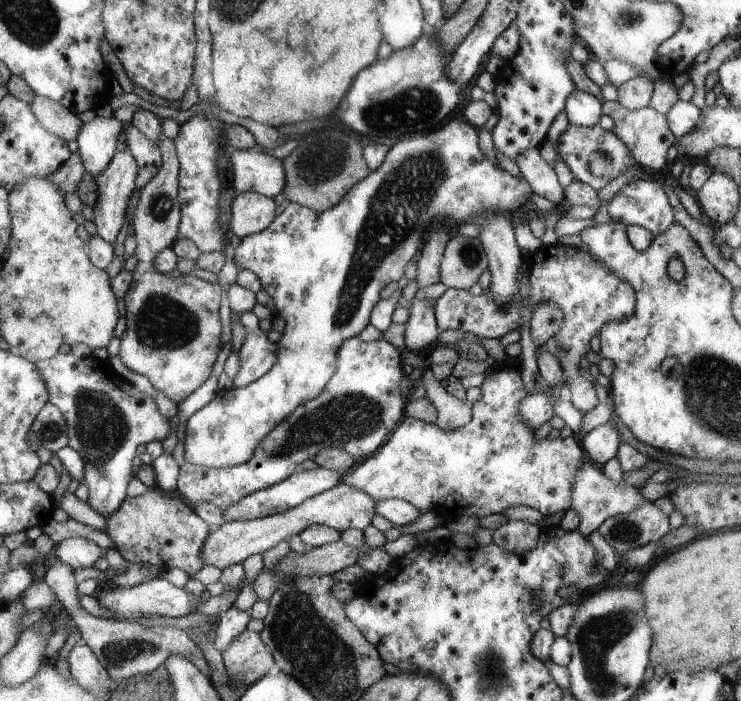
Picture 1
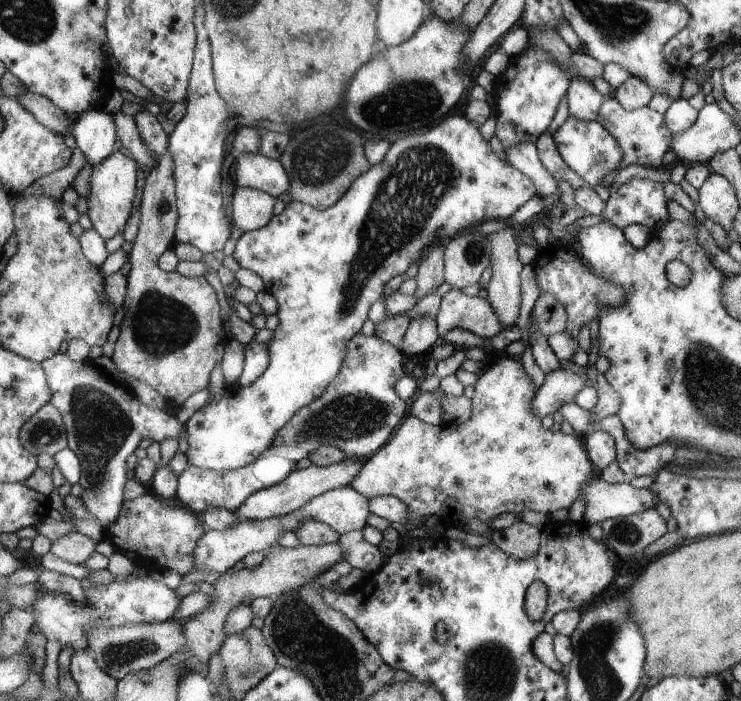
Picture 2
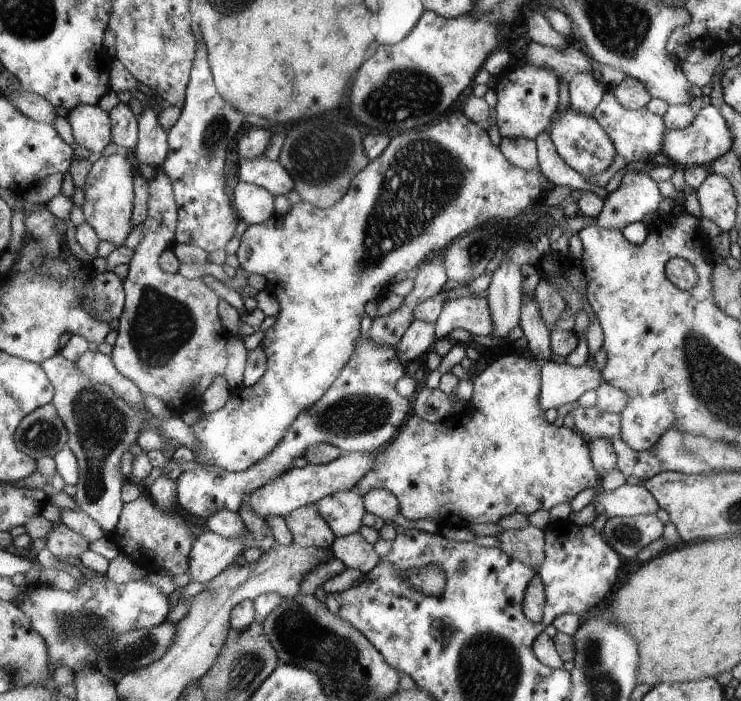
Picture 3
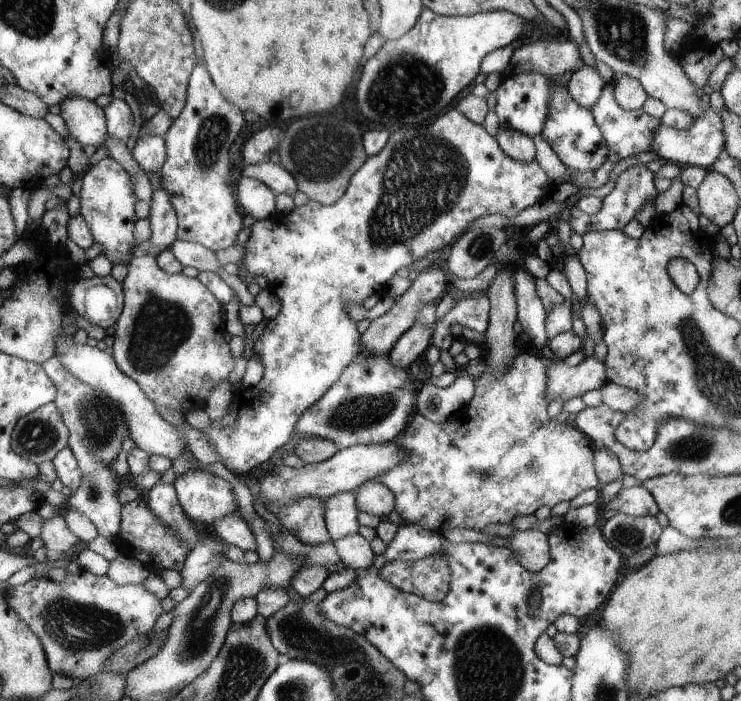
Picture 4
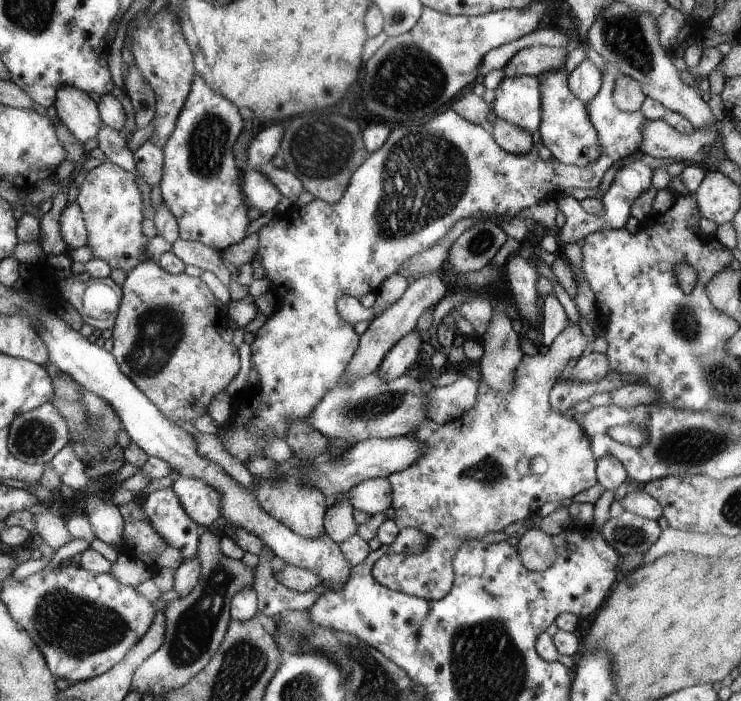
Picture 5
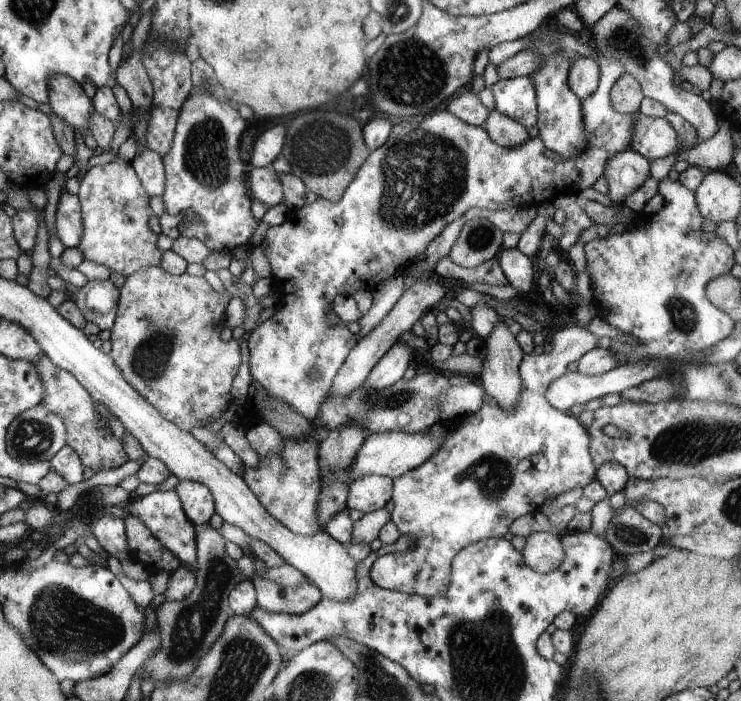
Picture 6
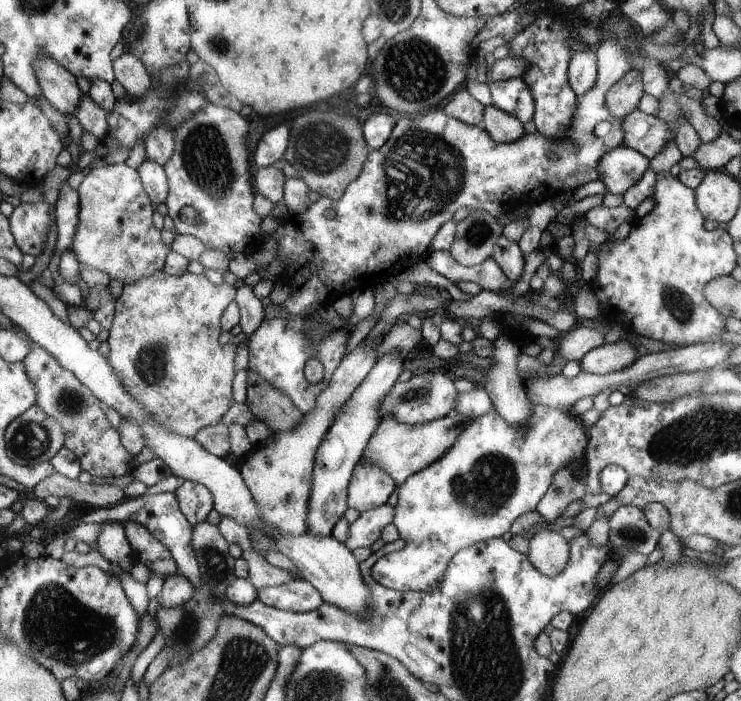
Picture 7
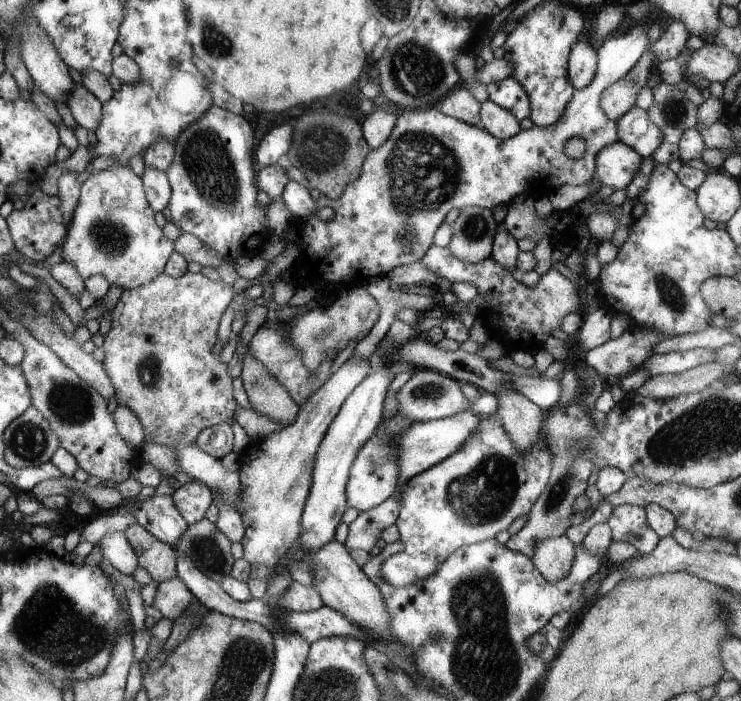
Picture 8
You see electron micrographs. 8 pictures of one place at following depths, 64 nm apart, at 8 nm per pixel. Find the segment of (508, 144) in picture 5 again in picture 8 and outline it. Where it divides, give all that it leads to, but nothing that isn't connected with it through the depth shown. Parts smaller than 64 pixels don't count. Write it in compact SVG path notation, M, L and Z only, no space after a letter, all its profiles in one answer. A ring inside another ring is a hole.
M492 100L481 103L480 120L477 126L489 131L500 140L512 138L522 130L516 116Z

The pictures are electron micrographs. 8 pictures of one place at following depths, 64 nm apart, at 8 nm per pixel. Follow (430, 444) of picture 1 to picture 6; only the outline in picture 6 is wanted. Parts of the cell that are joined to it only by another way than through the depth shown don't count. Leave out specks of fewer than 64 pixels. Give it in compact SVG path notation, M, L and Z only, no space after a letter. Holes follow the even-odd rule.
M574 322L567 327L560 328L555 331L555 334L552 338L552 350L550 354L535 354L529 353L525 354L523 362L520 362L519 365L519 374L523 380L523 389L520 392L520 398L514 406L512 412L504 412L498 402L484 393L484 404L482 408L476 412L476 414L471 414L468 418L461 418L456 422L453 427L448 429L448 432L444 434L444 442L440 444L440 450L428 460L424 462L420 468L416 470L410 470L408 474L400 476L400 478L392 479L394 482L394 492L392 493L392 502L394 502L394 509L391 513L391 521L396 525L396 528L400 531L401 535L410 536L410 540L416 540L414 546L410 546L408 550L404 552L388 553L380 557L372 566L371 566L371 578L379 584L384 589L390 589L392 591L400 591L402 593L407 593L408 595L420 595L428 596L428 598L434 598L434 596L444 596L446 590L448 590L448 584L451 582L451 573L452 573L452 562L456 557L456 554L459 554L464 548L470 546L471 543L482 541L483 539L488 539L490 537L503 537L510 524L524 516L525 514L530 514L530 512L540 511L540 506L552 498L552 496L560 496L568 490L574 490L574 488L584 488L587 484L590 484L594 480L594 474L596 472L596 466L594 466L593 458L591 455L591 437L590 432L586 430L585 426L582 425L578 419L571 415L570 412L564 412L556 409L551 406L546 399L546 390L552 382L556 381L556 378L560 378L567 372L567 366L570 362L580 360L589 350L597 347L598 338L588 329L578 326Z

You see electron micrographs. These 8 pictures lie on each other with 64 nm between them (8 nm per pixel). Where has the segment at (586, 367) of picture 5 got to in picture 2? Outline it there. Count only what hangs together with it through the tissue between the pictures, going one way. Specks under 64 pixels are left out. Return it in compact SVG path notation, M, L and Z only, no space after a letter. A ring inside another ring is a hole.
M561 367L552 374L544 374L544 383L532 398L532 412L538 418L554 414L563 404L574 403L576 394L586 387L592 387L588 376L570 369Z

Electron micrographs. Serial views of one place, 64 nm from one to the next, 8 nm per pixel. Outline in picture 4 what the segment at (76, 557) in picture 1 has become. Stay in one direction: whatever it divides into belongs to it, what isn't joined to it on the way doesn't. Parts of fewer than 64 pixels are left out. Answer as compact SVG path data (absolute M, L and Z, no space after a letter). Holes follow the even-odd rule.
M62 512L55 514L52 518L44 518L40 538L50 552L60 552L60 554L70 552L81 541L71 530L68 530Z

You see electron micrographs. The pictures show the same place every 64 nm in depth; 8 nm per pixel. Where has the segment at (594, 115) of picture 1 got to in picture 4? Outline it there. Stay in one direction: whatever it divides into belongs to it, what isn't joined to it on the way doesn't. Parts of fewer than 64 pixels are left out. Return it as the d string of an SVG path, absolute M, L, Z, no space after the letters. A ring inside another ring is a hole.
M582 64L578 70L566 76L568 81L568 92L572 98L584 106L592 108L600 98L604 88L604 79L596 68Z

